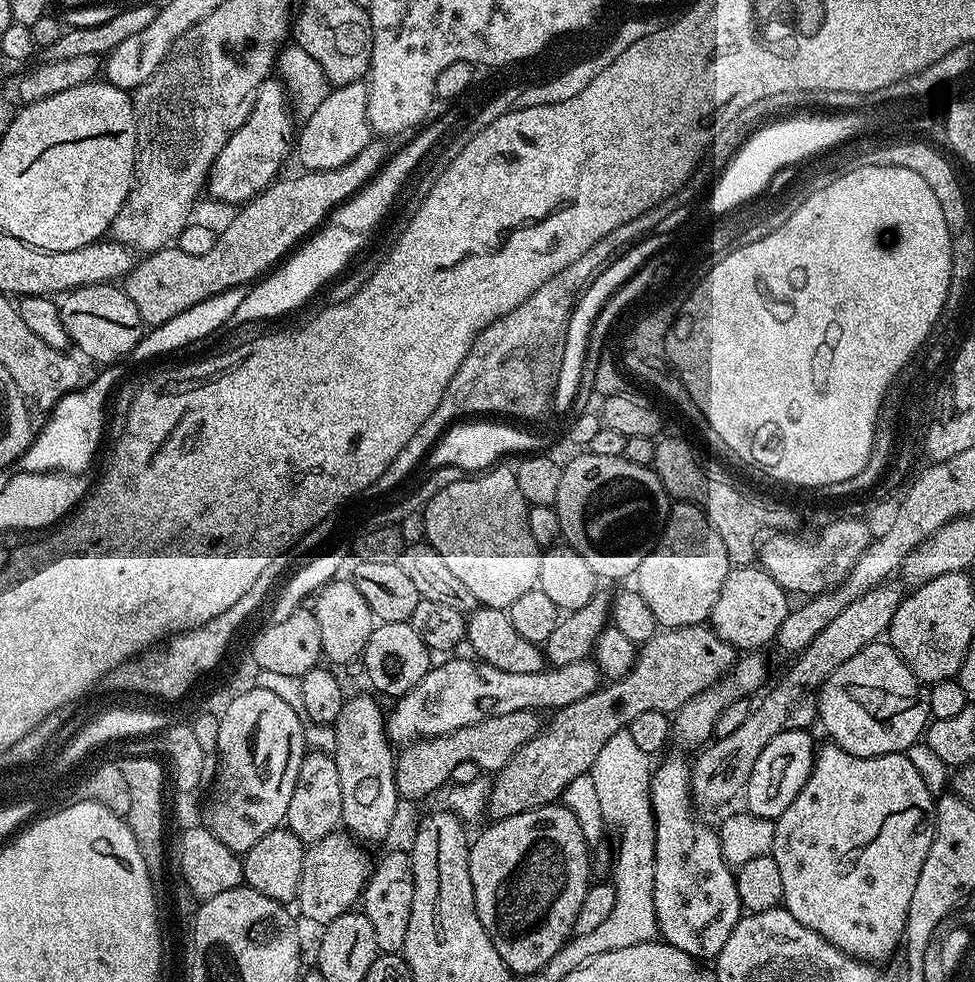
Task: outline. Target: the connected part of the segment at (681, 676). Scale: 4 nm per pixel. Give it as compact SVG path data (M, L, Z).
M707 623L658 630L654 638L639 645L636 666L627 676L605 683L595 692L586 695L578 702L568 704L565 708L557 708L551 713L552 721L549 724L547 721L546 727L526 746L519 748L508 765L495 773L488 789L487 815L489 817L492 815L491 819L497 821L510 818L514 814L522 814L526 810L557 803L563 797L566 786L574 782L574 778L591 773L594 758L598 758L602 746L606 746L606 742L610 742L614 734L625 731L630 722L634 722L634 718L638 718L641 714L646 714L646 710L675 714L692 698L719 684L736 664L737 659L737 649L722 639Z

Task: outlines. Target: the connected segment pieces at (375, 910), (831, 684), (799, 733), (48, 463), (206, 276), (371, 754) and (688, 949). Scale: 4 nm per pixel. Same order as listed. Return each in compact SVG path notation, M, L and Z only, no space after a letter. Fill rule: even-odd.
M407 851L388 852L377 864L375 861L362 897L363 914L370 918L370 926L374 926L374 942L381 953L403 953L406 929L410 926L410 906L414 906L412 857Z
M877 642L858 650L854 658L849 658L826 678L826 682L818 690L819 723L824 723L828 731L827 739L855 756L881 756L891 752L909 751L908 747L925 735L930 723L932 711L928 688L923 680L918 679L910 666L902 662L902 658L887 642Z
M787 727L774 738L770 738L770 742L766 742L766 750L758 754L758 762L754 762L754 770L750 770L746 789L746 808L752 815L774 822L779 816L786 814L786 806L790 806L790 802L798 798L816 761L818 744L812 741L812 734L808 730Z
M115 363L103 367L88 386L83 385L55 404L49 411L46 424L35 433L31 446L20 456L19 469L23 472L60 471L82 474L91 464L106 430L106 415L111 396L125 377L124 367Z
M373 138L368 141L358 158L346 162L346 166L338 166L334 170L322 170L321 172L301 171L301 176L288 176L277 178L260 193L253 196L247 204L239 209L240 212L217 235L214 247L206 254L186 254L178 246L160 248L156 252L147 253L143 258L133 263L131 272L124 277L122 287L130 302L138 306L138 314L142 314L145 325L155 326L170 321L177 317L190 306L198 302L205 302L208 298L222 294L232 287L251 285L260 280L269 270L276 268L299 245L312 236L314 232L327 220L329 213L346 203L365 184L368 184L376 173L383 168L385 161L390 156L390 149L383 139Z
M349 695L334 725L334 755L338 782L342 785L342 824L357 841L365 845L387 838L396 820L396 807L402 804L401 794L396 789L396 756L386 731L386 712L376 705L377 697L372 696Z
M670 756L653 769L651 802L656 824L654 904L657 931L665 943L696 959L715 959L744 911L738 898L735 873L724 856L719 831L701 818L692 798L689 761Z

